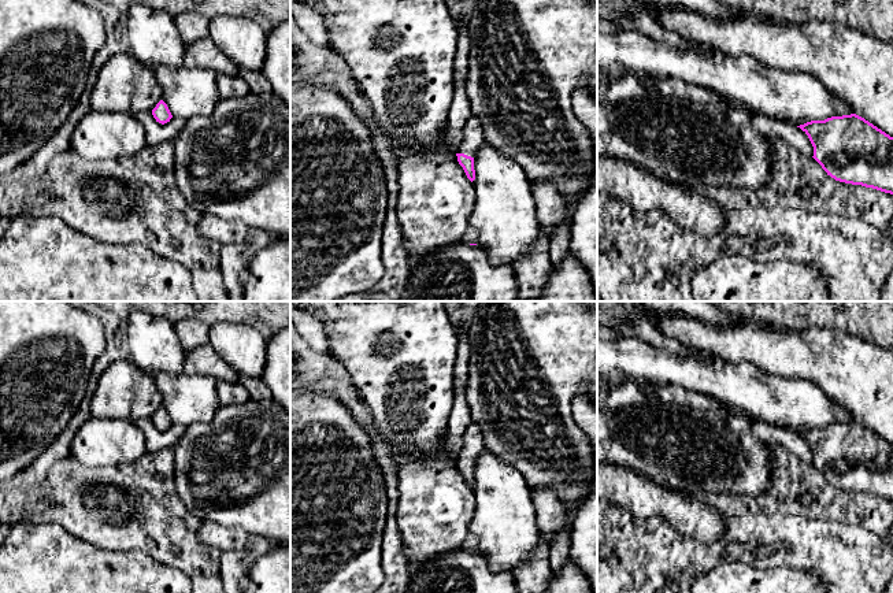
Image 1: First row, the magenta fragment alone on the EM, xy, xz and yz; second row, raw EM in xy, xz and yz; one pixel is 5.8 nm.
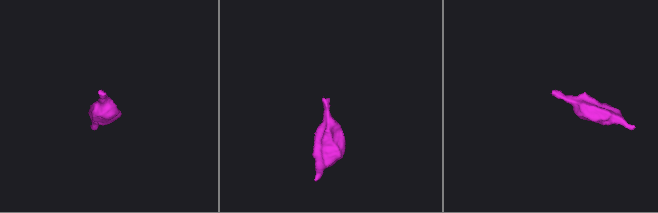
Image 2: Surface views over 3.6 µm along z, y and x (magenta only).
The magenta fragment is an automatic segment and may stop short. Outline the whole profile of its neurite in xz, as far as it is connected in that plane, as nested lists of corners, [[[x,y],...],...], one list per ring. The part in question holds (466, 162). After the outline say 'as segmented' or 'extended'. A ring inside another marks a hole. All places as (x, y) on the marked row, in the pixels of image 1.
[[[471,115],[463,127],[462,144],[456,153],[459,164],[463,167],[471,182],[475,179],[475,153],[482,142],[483,134],[481,122],[477,116]]]; extended

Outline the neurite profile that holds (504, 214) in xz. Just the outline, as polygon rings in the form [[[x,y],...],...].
[[[483,141],[474,159],[475,205],[468,219],[478,229],[478,244],[493,264],[512,264],[525,256],[541,225],[531,186],[523,168]]]

